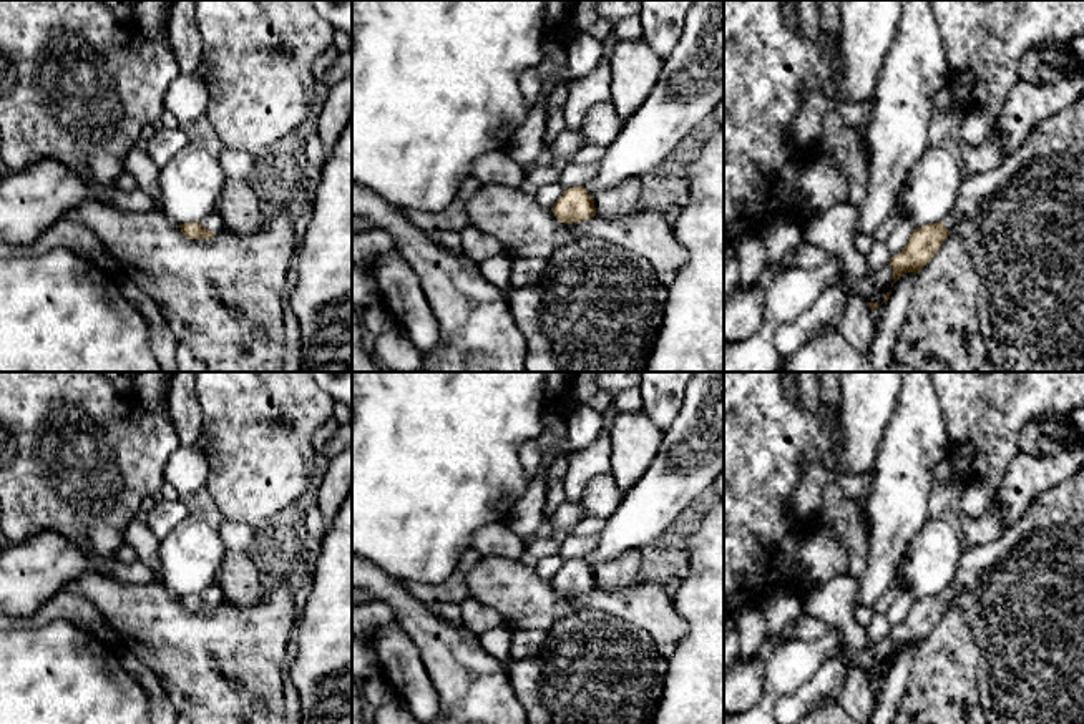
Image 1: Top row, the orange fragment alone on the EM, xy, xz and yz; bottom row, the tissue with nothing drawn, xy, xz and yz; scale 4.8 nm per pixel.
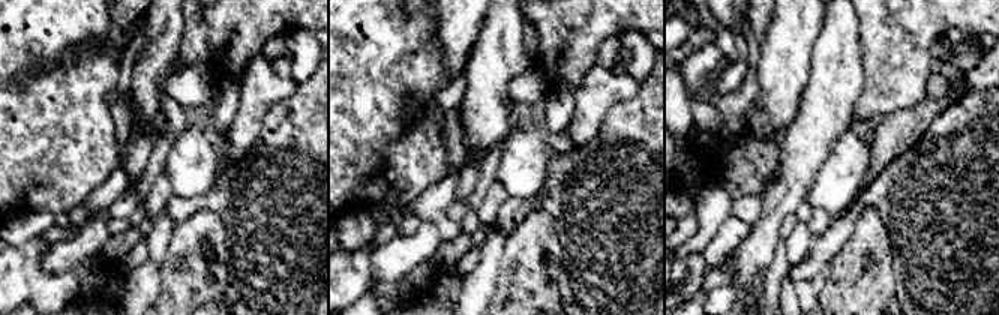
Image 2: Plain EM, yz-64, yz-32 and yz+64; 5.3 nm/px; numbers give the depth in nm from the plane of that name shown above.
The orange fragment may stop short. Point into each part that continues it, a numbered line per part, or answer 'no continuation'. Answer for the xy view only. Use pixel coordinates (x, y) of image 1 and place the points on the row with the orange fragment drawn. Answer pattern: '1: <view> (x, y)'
1: xy (213, 221)

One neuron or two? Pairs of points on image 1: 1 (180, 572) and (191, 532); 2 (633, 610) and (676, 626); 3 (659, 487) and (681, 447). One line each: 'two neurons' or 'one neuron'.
1: one neuron
2: one neuron
3: one neuron

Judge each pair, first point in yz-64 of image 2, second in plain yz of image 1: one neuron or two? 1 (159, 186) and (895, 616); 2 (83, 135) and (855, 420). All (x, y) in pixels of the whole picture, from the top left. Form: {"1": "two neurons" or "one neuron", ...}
{"1": "one neuron", "2": "two neurons"}

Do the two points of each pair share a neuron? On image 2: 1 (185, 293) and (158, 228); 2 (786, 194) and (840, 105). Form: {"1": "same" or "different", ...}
{"1": "different", "2": "same"}

